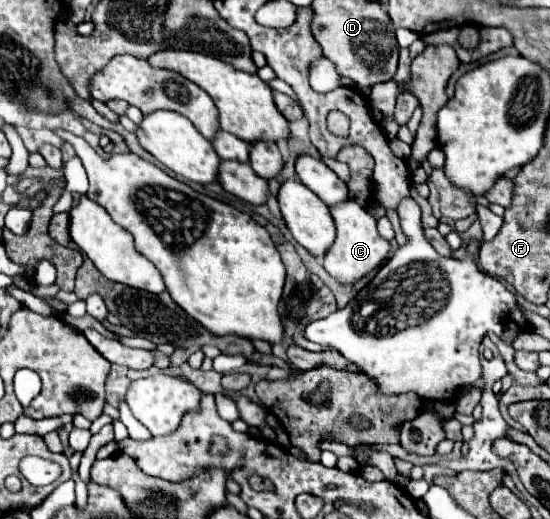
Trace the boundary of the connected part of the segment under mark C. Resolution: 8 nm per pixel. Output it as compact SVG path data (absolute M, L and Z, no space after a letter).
M346 201L346 203L334 205L334 207L330 207L330 213L334 217L338 233L336 233L336 241L328 249L322 265L338 283L354 285L366 273L374 273L386 263L388 251L390 251L390 241L380 237L380 233L376 229L376 219L372 215L368 215L366 209L360 207L356 201Z

